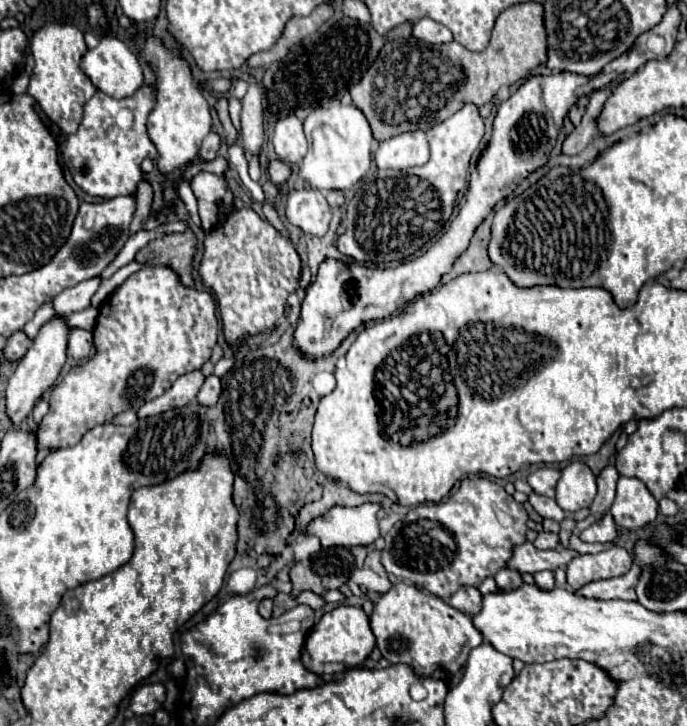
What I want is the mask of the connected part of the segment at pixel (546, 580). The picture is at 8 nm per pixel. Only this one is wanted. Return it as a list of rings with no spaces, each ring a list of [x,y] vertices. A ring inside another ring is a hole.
[[[544,570],[541,572],[537,572],[537,574],[534,574],[533,576],[535,584],[537,584],[539,588],[545,588],[545,590],[551,590],[551,588],[555,587],[554,572]]]

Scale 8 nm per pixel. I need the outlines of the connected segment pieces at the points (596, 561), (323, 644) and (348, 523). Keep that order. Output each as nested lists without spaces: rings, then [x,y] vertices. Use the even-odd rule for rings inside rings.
[[[611,546],[599,554],[585,554],[577,556],[567,566],[567,584],[573,590],[579,590],[581,586],[621,576],[631,568],[631,554],[621,546]]]
[[[339,606],[319,620],[307,636],[305,650],[311,658],[309,670],[315,674],[339,674],[347,668],[357,668],[375,648],[375,636],[369,626],[369,616],[355,606]]]
[[[365,502],[355,508],[333,506],[323,516],[317,516],[309,522],[305,534],[317,536],[323,548],[333,546],[369,546],[381,536],[377,512],[379,504]]]

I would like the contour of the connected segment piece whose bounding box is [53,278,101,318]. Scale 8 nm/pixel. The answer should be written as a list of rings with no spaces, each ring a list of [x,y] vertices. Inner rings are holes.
[[[89,278],[85,282],[79,282],[77,286],[71,286],[69,290],[63,290],[55,300],[55,314],[67,318],[71,312],[79,312],[89,306],[91,296],[97,292],[101,284],[101,278]]]

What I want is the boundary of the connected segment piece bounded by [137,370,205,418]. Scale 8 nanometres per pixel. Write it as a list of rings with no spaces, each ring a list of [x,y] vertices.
[[[193,370],[189,374],[183,374],[181,378],[177,378],[177,382],[173,382],[173,386],[165,394],[145,402],[145,406],[141,406],[137,410],[137,416],[147,418],[153,414],[161,414],[169,408],[181,408],[181,406],[193,402],[197,392],[203,386],[203,380],[205,380],[205,376],[201,370]]]

